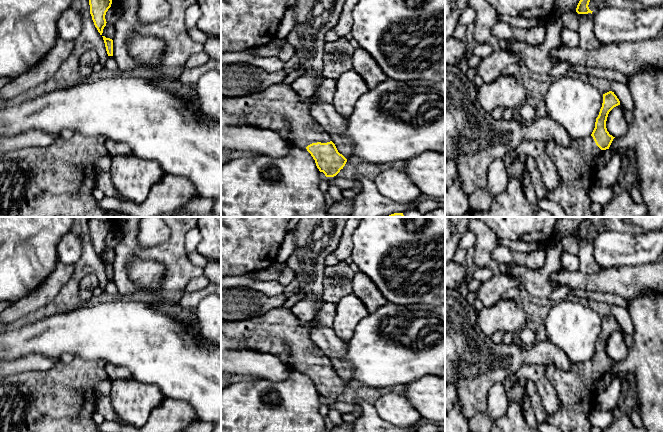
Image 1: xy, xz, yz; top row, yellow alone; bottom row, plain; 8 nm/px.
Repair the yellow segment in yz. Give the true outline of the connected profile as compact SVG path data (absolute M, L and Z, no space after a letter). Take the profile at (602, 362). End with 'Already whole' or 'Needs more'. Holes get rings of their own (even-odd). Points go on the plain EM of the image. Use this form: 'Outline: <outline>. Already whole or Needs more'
Outline: M614 316L603 318L602 331L589 361L573 363L569 370L546 366L545 375L559 401L557 411L547 415L546 421L561 432L591 432L588 415L597 402L593 386L602 374L609 373L615 362L607 355L606 345L609 336L618 329L620 325Z. Needs more

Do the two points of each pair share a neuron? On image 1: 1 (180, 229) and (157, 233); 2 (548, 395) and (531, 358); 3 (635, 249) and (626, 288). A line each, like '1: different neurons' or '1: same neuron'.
1: different neurons
2: different neurons
3: different neurons

